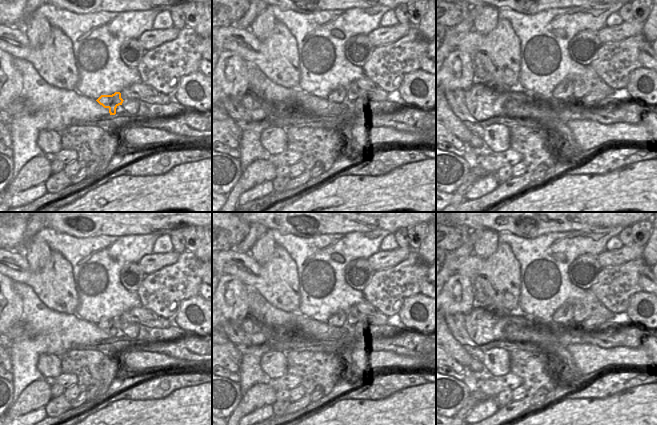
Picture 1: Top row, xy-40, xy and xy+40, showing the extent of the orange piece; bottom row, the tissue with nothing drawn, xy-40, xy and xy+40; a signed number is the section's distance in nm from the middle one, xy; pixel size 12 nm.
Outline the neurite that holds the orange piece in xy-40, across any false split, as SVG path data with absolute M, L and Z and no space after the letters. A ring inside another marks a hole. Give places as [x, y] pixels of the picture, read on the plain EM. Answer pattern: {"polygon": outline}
{"polygon": "M115 316L112 319L101 319L96 325L104 332L108 332L110 339L115 339L116 332L122 329L124 324L121 322L120 316Z"}

